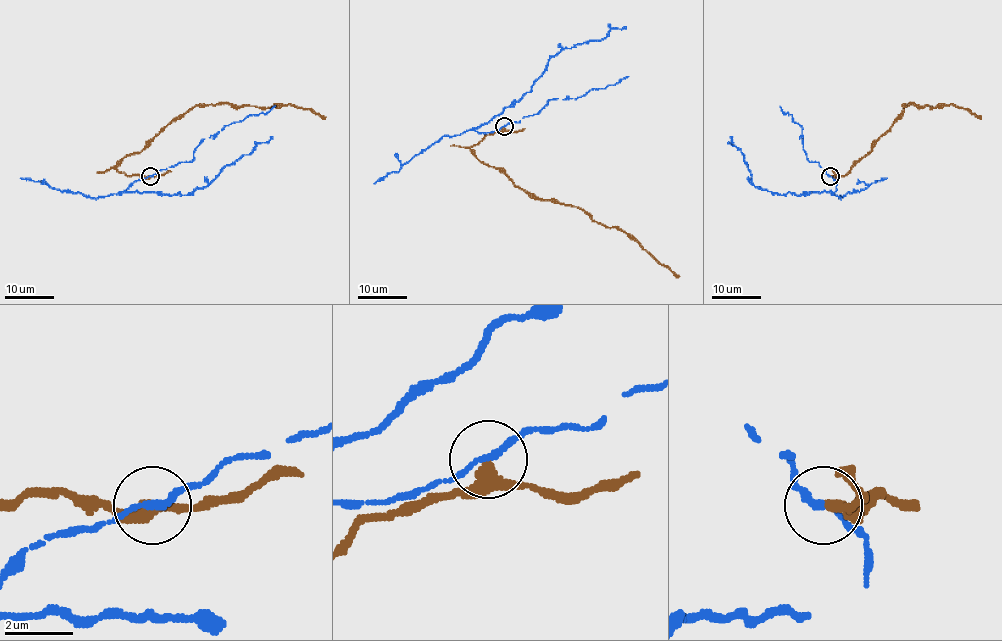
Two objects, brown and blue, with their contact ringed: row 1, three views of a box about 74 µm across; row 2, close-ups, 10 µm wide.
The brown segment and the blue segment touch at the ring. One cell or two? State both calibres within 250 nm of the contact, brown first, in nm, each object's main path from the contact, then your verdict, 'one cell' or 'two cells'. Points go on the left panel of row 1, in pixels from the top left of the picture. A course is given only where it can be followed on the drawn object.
280/180 nm | brown via (150, 176), (126, 175), (116, 165), (196, 106), (225, 103), (268, 108), (294, 104), (310, 108), (325, 119) | blue via (150, 176), (133, 181), (121, 192), (188, 195), (209, 184), (226, 165), (272, 136) | two cells

